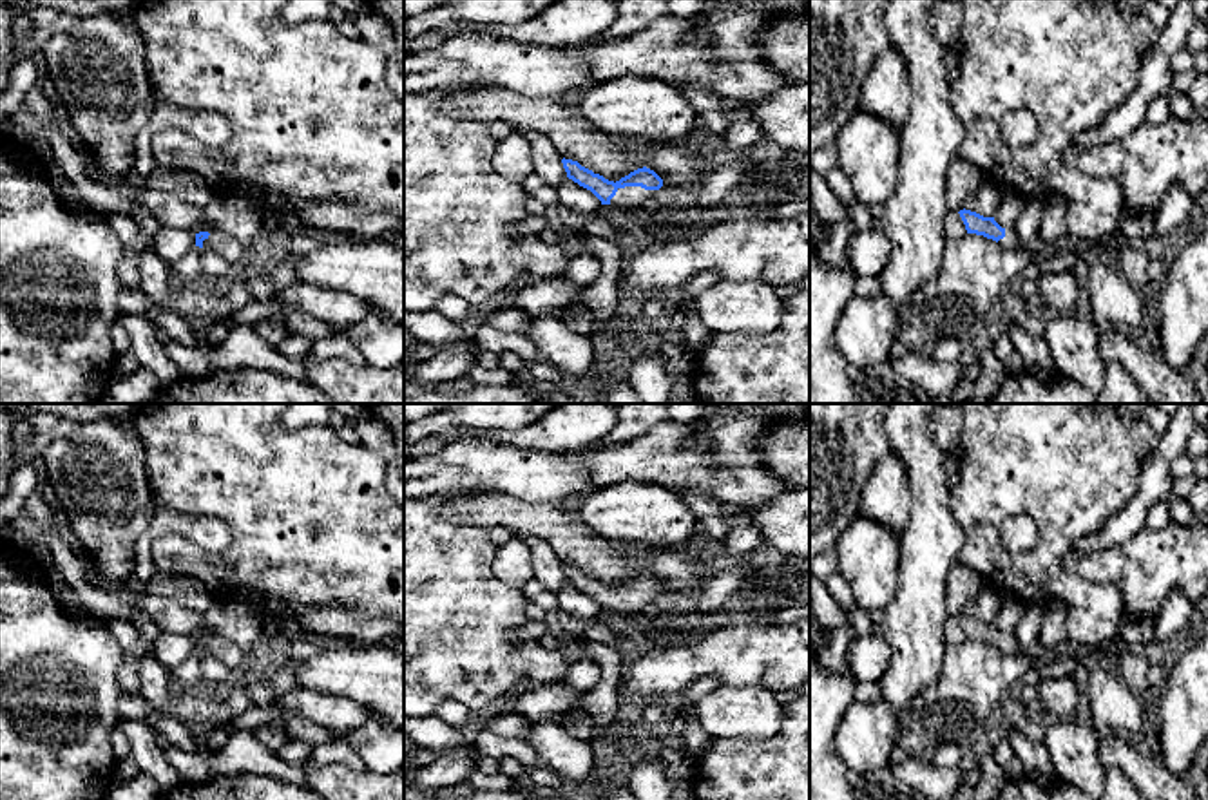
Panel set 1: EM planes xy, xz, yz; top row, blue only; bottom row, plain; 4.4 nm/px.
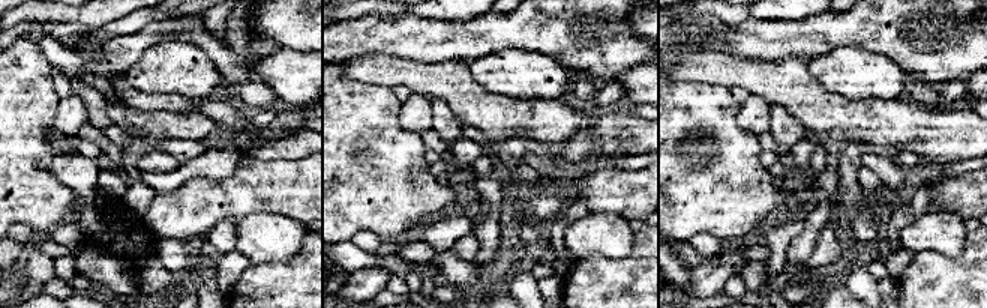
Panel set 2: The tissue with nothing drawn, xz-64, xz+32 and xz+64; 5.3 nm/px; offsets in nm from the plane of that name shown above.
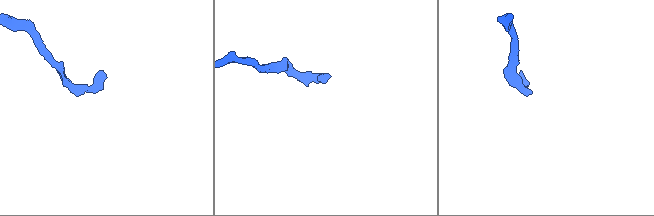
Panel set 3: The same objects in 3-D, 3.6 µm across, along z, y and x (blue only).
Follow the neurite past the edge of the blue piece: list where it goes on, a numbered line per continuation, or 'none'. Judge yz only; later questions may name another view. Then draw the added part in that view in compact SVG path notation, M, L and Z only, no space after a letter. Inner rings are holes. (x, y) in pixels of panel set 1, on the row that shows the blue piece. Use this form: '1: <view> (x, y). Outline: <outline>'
1: yz (1011, 241). Outline: M1014 228L1005 230L1005 237L998 241L1003 250L1020 250L1023 244L1018 239L1018 233Z

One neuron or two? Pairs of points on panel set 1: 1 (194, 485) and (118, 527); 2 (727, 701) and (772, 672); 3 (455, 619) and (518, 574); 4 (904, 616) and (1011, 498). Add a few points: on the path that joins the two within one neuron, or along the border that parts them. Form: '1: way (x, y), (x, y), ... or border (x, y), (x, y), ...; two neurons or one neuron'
1: border (145, 460), (147, 485), (156, 502); two neurons
2: border (721, 685), (761, 685), (776, 692); two neurons
3: border (497, 547), (493, 572), (502, 581), (520, 589); two neurons
4: border (953, 516), (964, 531), (964, 545), (957, 561); two neurons

